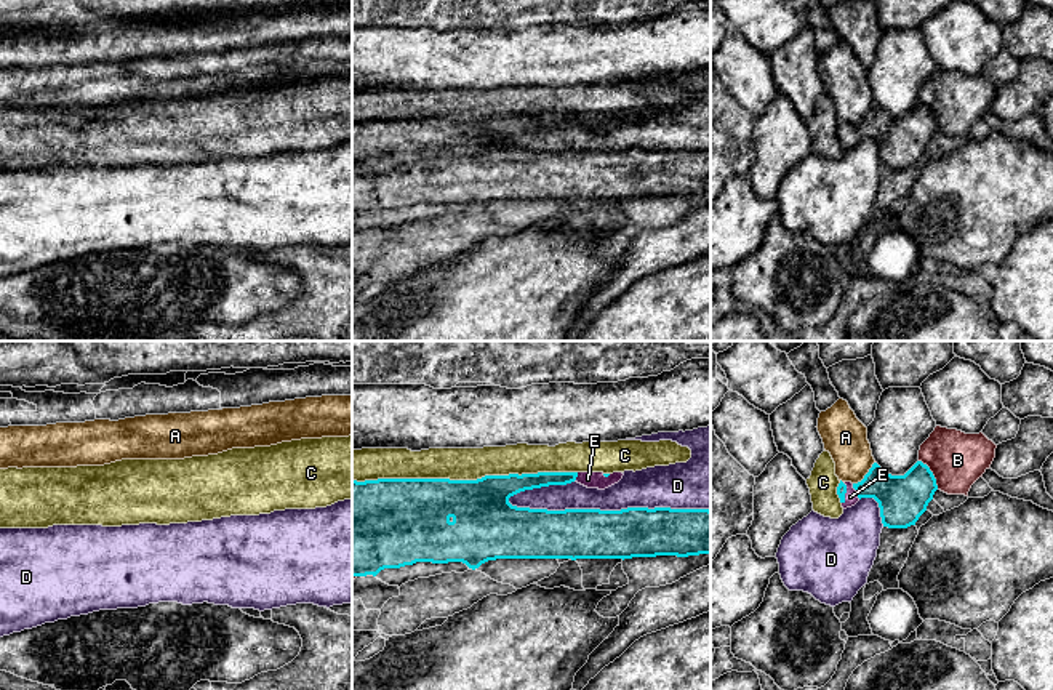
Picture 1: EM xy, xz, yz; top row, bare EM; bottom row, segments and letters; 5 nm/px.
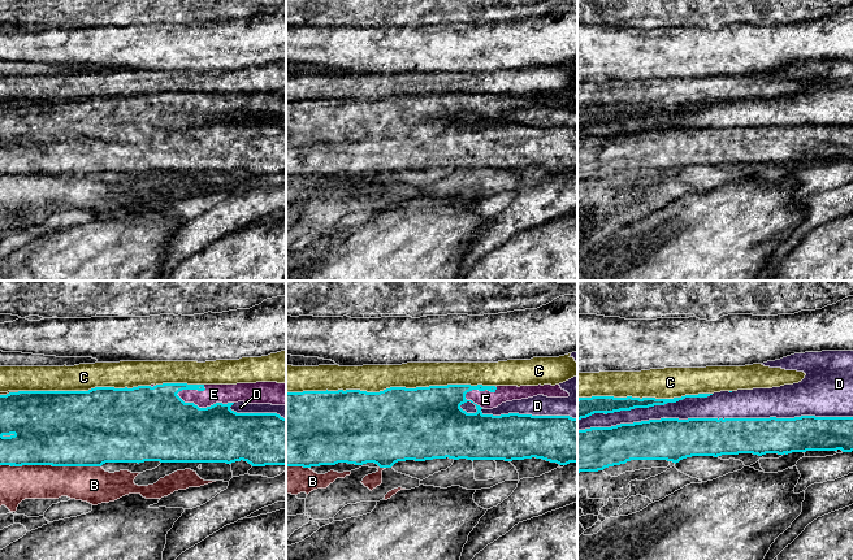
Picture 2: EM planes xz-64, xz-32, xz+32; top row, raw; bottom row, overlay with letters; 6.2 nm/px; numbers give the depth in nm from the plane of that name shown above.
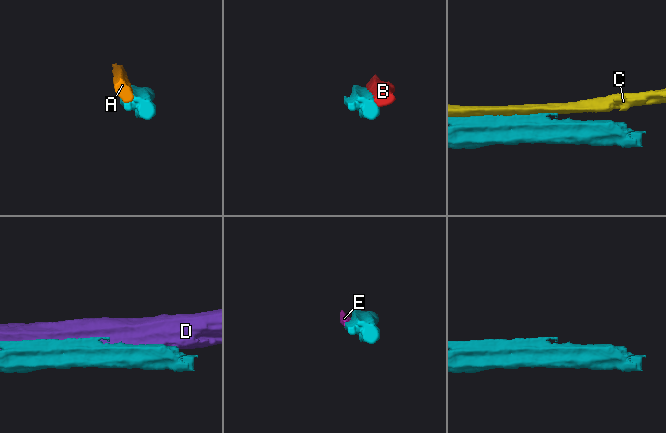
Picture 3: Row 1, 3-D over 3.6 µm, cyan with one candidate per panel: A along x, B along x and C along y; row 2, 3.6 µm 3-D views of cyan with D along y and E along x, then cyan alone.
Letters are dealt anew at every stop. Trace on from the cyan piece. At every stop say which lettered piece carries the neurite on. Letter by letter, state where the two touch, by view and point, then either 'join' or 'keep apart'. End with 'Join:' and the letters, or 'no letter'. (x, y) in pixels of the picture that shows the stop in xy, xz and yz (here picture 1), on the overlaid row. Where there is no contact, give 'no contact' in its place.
A: yz (866, 474) | keep apart
B: yz (932, 474) | keep apart
C: xz (464, 481) | keep apart
D: xz (608, 511) | keep apart
E: yz (856, 492) | join
Join: E

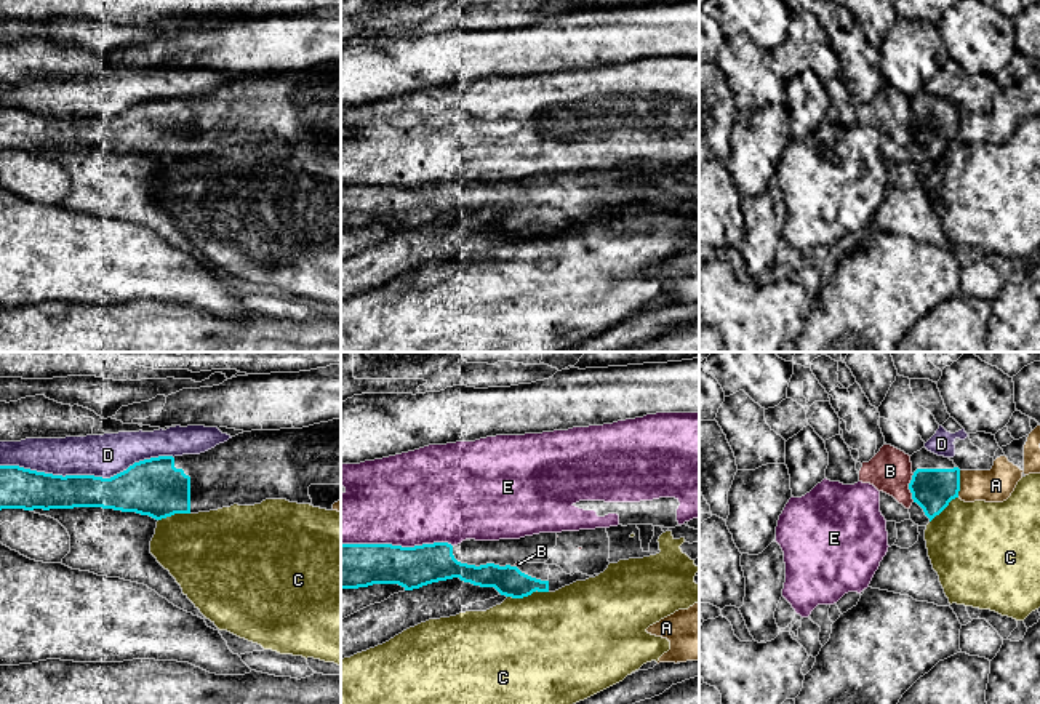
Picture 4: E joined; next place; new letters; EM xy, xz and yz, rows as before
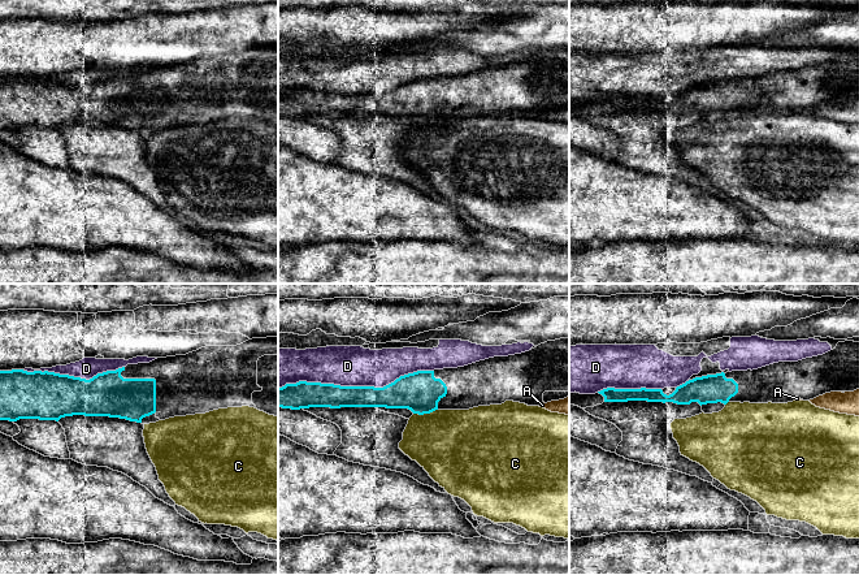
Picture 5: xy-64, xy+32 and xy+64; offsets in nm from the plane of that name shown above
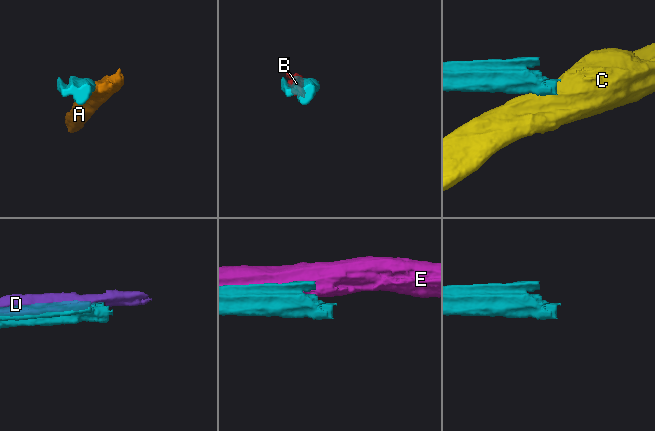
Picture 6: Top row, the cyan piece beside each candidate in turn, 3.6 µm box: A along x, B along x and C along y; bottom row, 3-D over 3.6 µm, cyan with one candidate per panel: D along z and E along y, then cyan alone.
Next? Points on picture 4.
A: yz (959, 484) | keep apart
B: yz (909, 488) | join
C: xz (527, 596) | keep apart
D: xy (87, 476) | keep apart
E: xz (397, 546) | keep apart
Join: B

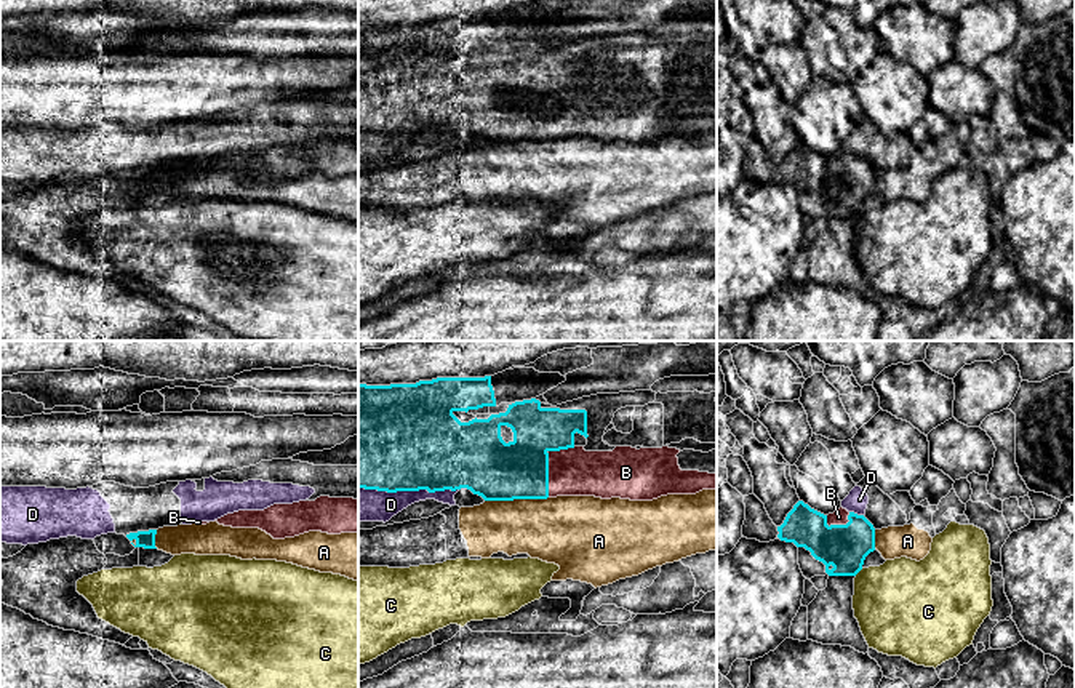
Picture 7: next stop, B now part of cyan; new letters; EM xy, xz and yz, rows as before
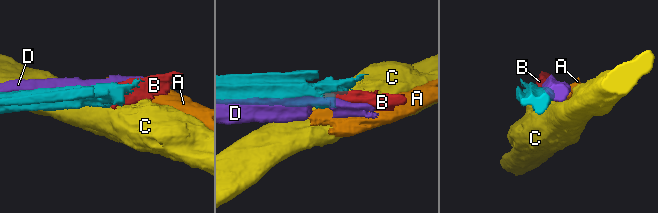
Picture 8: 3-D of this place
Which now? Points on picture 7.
A: xz (515, 498) | keep apart
B: xz (547, 463) | join
C: yz (858, 572) | keep apart
D: xz (413, 490) | keep apart
Join: B

